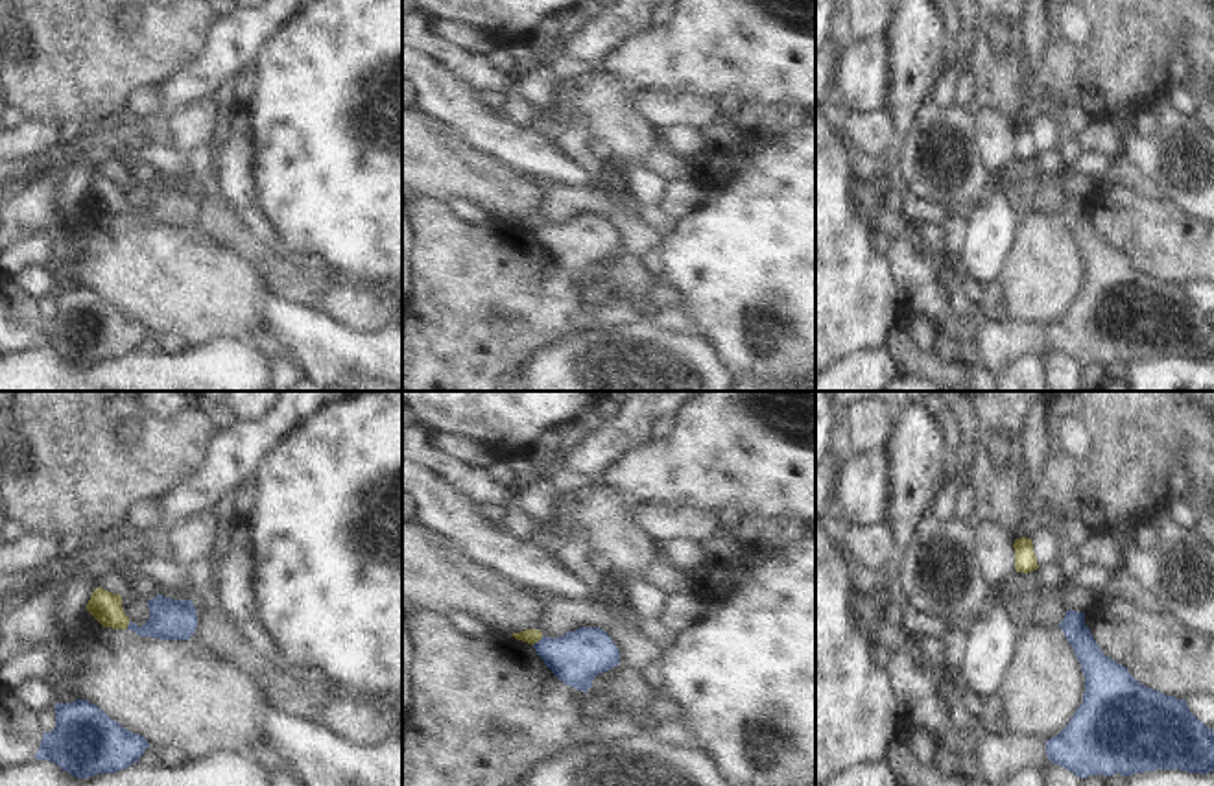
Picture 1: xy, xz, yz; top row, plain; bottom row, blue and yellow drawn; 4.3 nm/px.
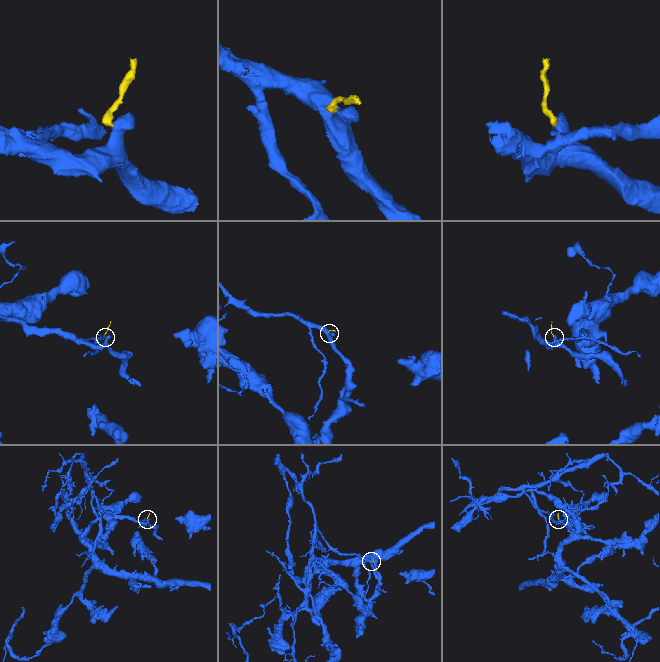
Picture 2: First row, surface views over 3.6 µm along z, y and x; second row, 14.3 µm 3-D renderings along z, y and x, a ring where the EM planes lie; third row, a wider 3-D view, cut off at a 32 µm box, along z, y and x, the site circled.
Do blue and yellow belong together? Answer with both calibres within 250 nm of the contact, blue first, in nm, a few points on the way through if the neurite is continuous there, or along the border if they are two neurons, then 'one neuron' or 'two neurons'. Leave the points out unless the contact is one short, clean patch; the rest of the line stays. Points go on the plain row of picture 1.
220/60 nm | along xz (543, 222), (532, 231) | two neurons

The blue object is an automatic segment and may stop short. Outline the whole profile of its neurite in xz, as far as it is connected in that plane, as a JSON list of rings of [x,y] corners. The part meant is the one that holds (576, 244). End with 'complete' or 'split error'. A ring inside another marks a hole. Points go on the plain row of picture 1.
[[[579,214],[557,225],[542,221],[533,234],[559,268],[585,280],[596,262],[620,249],[616,231],[600,214]]] | complete

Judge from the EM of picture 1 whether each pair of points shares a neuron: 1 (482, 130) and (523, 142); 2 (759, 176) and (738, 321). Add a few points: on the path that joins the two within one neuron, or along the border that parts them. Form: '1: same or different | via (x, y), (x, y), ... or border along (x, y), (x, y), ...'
1: same | via (491, 137), (513, 142)
2: same | via (759, 213), (759, 285)

